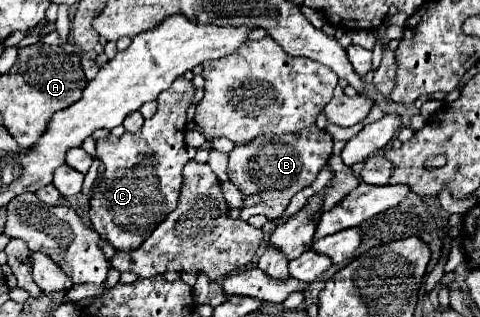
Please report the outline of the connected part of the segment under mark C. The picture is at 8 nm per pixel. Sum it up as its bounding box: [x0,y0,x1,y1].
[90,78,194,250]

